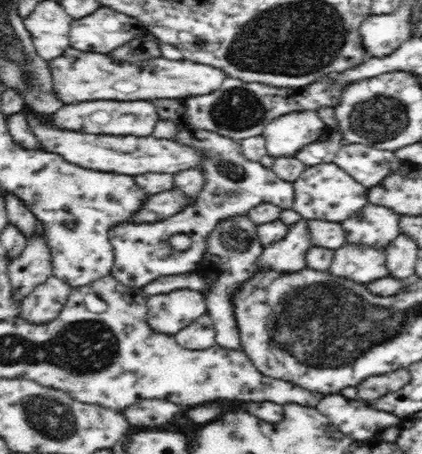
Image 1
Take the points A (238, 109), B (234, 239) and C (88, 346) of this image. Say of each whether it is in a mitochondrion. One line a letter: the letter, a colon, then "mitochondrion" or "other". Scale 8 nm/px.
A: mitochondrion
B: mitochondrion
C: mitochondrion

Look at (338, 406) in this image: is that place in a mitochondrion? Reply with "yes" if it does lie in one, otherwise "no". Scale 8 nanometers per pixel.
no

